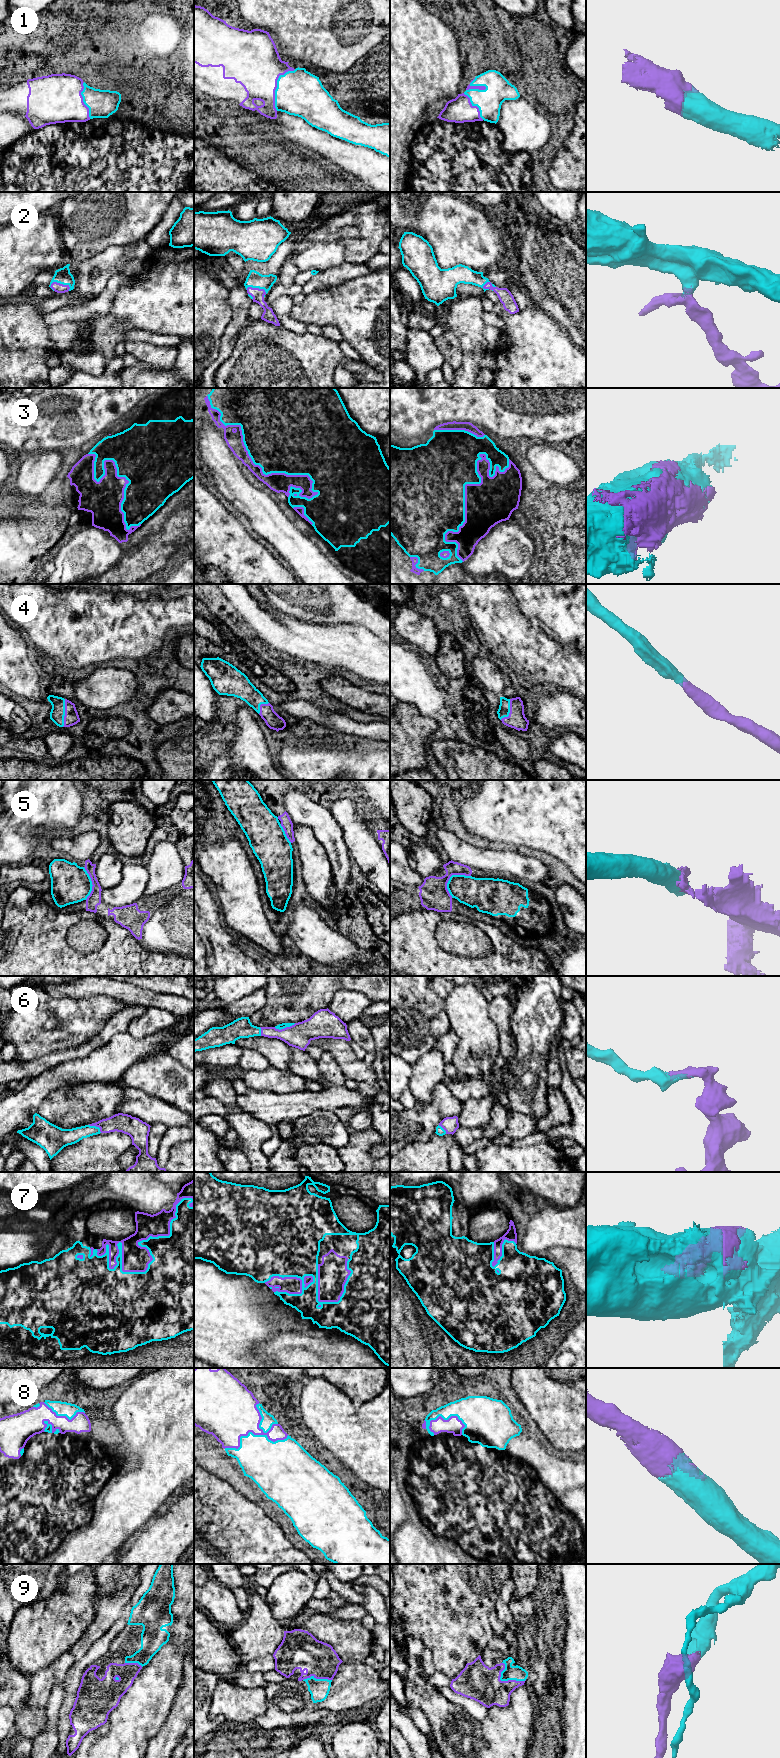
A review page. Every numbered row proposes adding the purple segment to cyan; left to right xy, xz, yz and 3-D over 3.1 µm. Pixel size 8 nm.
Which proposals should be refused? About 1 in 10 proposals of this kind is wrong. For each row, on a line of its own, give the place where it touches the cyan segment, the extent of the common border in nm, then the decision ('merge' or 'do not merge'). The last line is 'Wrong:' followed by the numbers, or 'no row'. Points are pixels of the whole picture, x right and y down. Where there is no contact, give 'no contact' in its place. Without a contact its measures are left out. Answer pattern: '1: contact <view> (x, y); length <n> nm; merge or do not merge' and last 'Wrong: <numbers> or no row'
1: contact xz (277, 85); length 360 nm; merge
2: contact xy (60, 283); length 180 nm; merge
3: contact xz (251, 458); length 1200 nm; merge
4: contact xy (64, 713); length 220 nm; merge
5: contact yz (450, 877); length 240 nm; merge
6: contact xz (284, 1027); length 180 nm; merge
7: contact xy (138, 1272); length 900 nm; merge
8: contact xz (252, 1433); length 500 nm; merge
9: contact yz (504, 1680); length 240 nm; merge
Wrong: no row

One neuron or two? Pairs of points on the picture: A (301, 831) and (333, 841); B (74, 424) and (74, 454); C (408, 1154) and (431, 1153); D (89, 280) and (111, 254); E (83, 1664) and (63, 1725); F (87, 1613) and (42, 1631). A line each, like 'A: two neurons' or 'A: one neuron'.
A: two neurons
B: two neurons
C: one neuron
D: one neuron
E: one neuron
F: one neuron

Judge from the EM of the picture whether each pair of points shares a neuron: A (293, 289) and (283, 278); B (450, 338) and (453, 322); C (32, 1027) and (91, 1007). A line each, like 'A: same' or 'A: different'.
A: different
B: different
C: same

